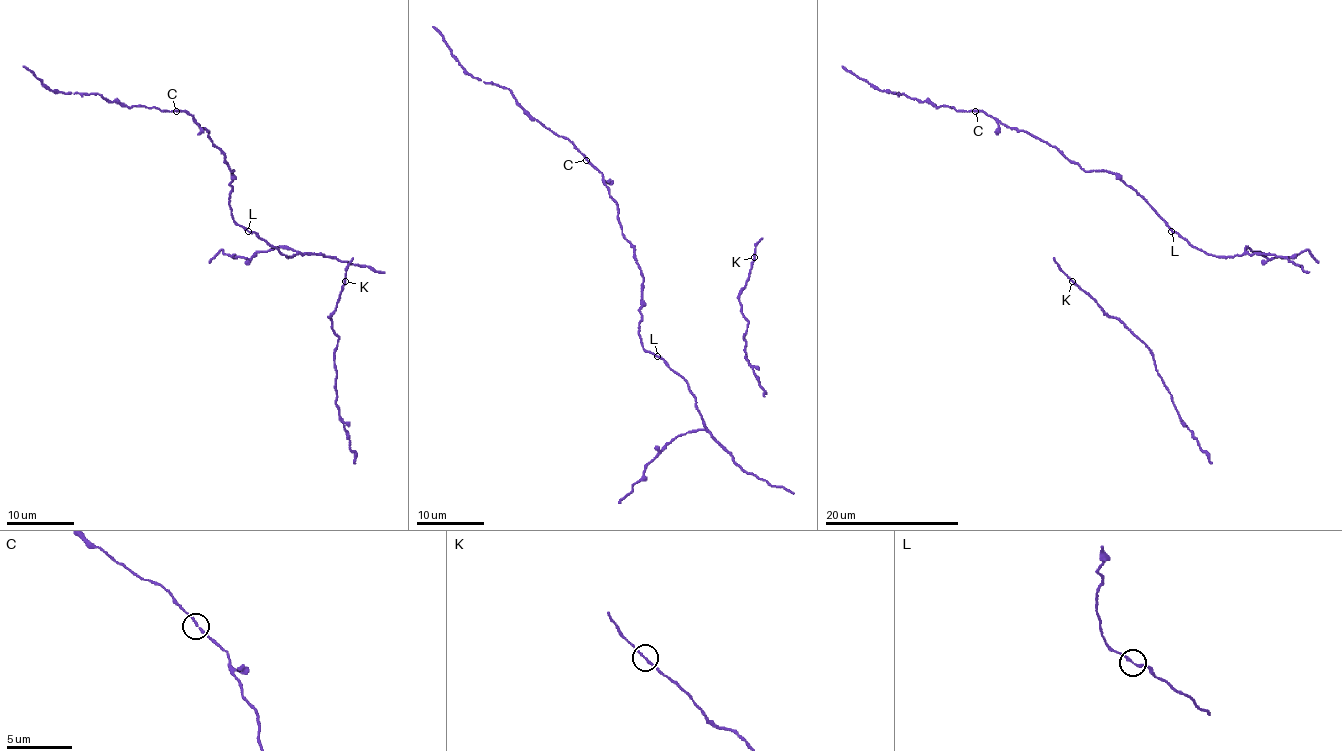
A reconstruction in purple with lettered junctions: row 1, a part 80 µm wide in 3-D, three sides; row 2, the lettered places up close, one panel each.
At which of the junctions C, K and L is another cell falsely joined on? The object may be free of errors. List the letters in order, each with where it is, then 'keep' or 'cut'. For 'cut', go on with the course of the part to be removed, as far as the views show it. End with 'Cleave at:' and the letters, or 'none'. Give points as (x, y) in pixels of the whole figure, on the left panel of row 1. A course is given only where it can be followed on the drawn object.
C: place (176, 111); keep
K: place (345, 281); keep
L: place (248, 231); keep
Cleave at: none

